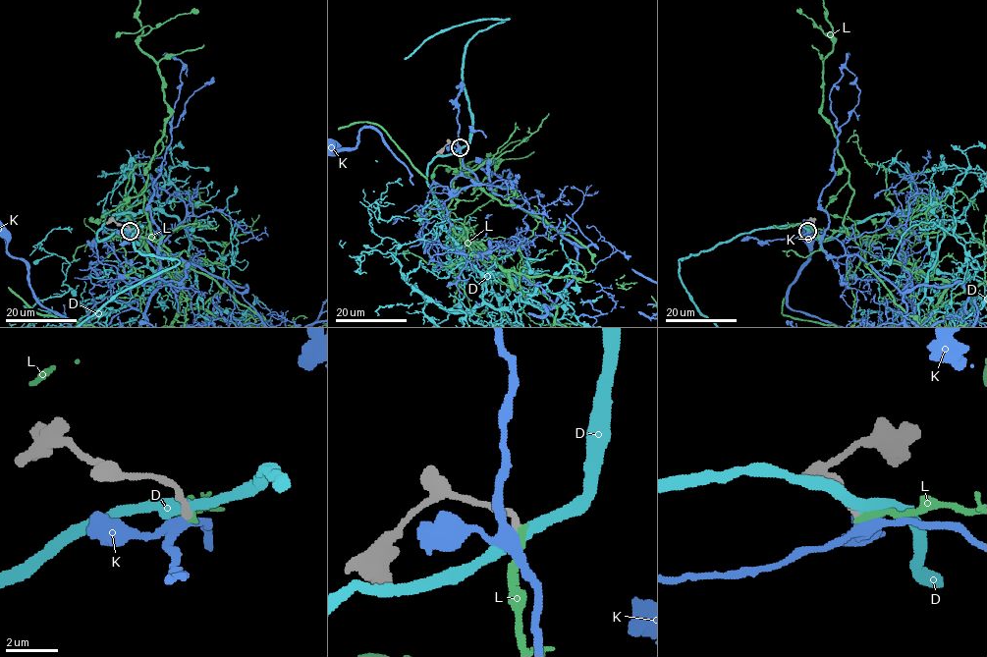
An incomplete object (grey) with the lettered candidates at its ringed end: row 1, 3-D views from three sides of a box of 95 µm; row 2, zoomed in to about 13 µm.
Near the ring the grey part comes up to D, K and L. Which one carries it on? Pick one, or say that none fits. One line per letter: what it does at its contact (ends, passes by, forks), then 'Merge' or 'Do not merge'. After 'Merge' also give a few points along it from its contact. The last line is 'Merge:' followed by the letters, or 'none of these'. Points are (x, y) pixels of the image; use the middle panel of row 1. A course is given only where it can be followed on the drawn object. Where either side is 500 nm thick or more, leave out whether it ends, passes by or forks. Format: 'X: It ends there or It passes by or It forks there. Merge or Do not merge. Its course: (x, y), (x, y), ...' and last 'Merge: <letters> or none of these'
D: It passes by. Do not merge
K: It forks there. Merge
L: It ends there. Do not merge
Merge: K

